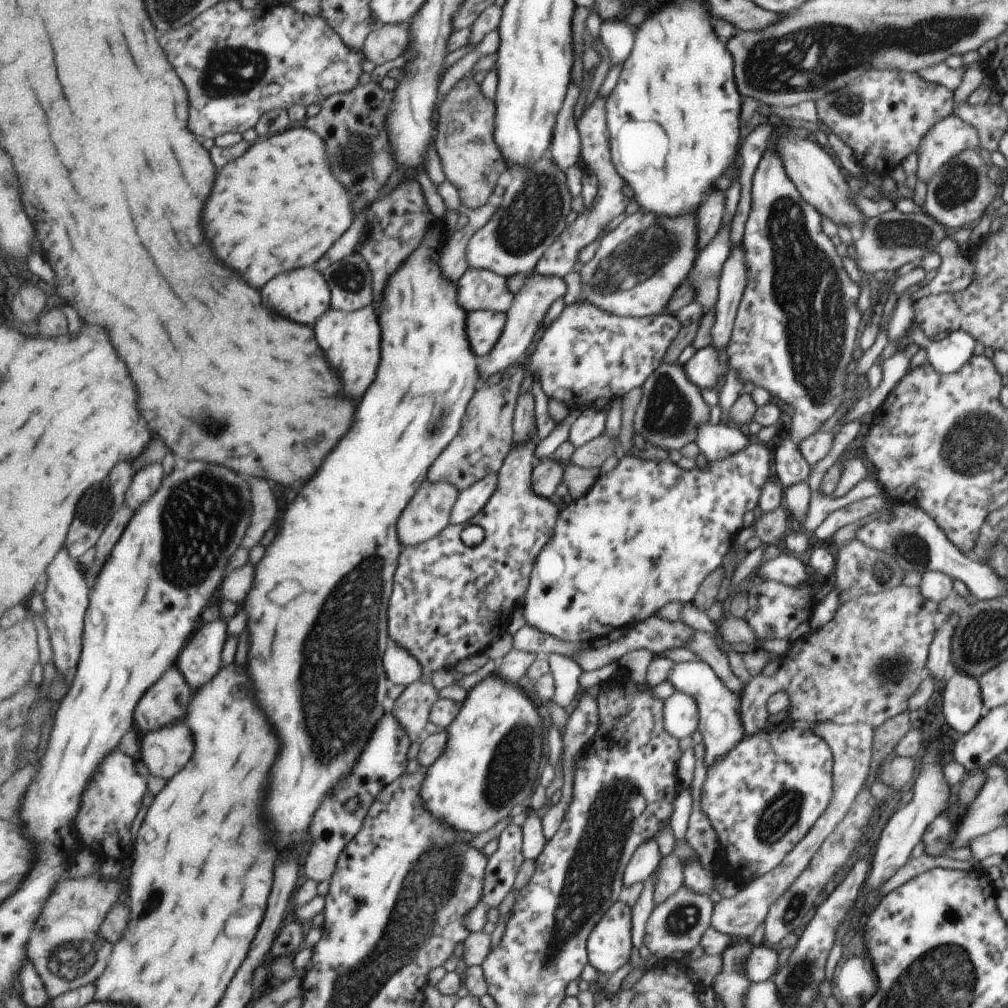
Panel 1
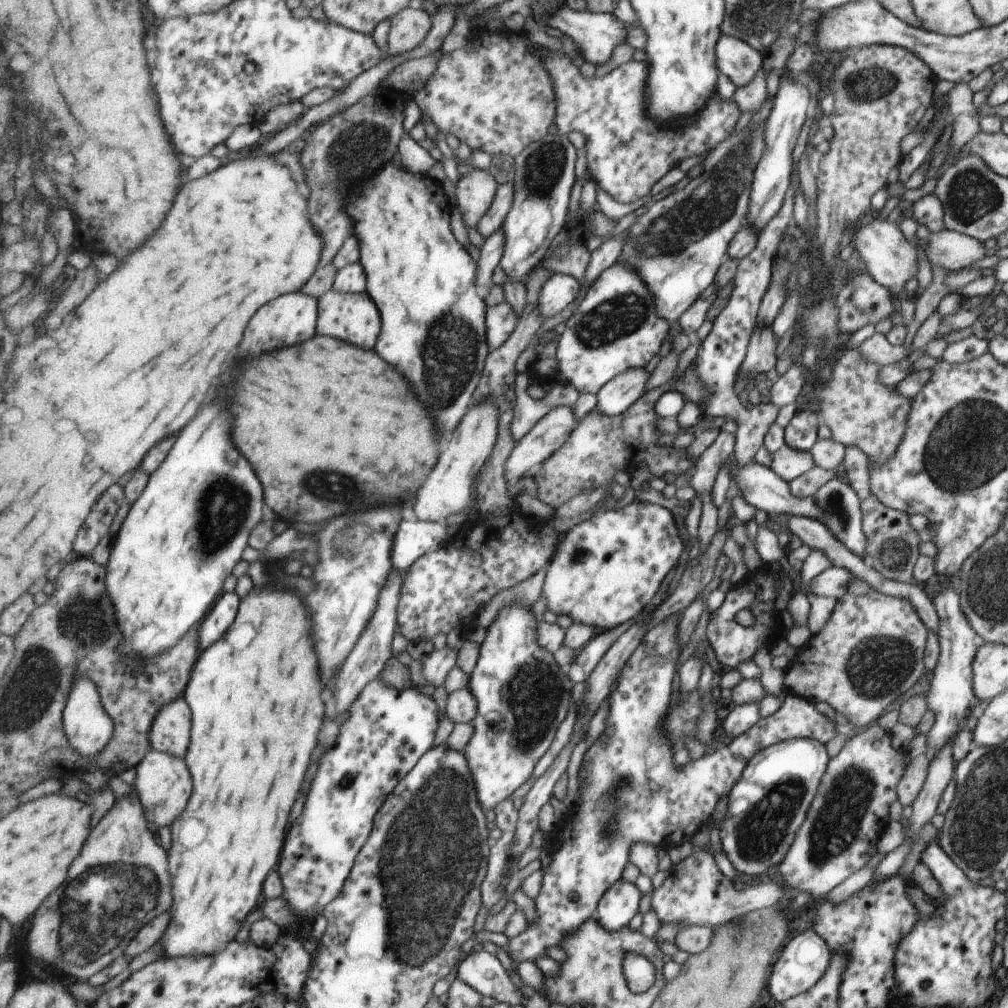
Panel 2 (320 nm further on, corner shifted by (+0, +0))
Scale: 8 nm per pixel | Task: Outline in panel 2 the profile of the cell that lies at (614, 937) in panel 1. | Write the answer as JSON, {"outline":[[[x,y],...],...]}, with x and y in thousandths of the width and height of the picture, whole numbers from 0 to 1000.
{"outline":[[[612,874],[594,895],[592,913],[605,924],[622,920],[628,908],[633,905],[634,891],[634,882],[628,876]]]}

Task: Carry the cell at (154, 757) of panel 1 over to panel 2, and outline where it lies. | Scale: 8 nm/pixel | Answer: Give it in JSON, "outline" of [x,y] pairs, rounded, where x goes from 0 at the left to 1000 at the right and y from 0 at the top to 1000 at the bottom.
{"outline":[[[151,744],[134,763],[134,778],[143,798],[146,813],[160,821],[170,819],[184,806],[191,788],[191,772],[186,756],[182,752],[174,752],[174,749]]]}

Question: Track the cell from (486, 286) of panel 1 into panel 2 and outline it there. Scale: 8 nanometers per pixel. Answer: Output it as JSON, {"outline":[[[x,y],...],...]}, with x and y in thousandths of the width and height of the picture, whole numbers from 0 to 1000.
{"outline":[[[497,225],[482,236],[477,246],[477,254],[474,260],[474,276],[472,281],[475,283],[479,292],[489,283],[487,276],[489,276],[491,266],[496,264],[501,245],[502,234],[500,226]]]}

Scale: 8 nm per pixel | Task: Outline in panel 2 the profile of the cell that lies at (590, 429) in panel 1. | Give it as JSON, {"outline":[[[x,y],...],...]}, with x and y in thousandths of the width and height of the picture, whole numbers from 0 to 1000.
{"outline":[[[640,364],[614,370],[592,390],[591,405],[604,413],[616,411],[640,389],[644,374]]]}

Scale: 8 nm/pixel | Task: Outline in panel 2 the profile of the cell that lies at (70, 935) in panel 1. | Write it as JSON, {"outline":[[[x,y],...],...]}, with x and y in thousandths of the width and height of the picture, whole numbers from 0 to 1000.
{"outline":[[[135,778],[130,780],[131,787],[127,791],[115,793],[112,800],[93,819],[82,840],[82,847],[74,852],[68,873],[63,877],[68,879],[61,879],[59,883],[55,883],[55,887],[51,887],[47,895],[43,895],[39,907],[33,913],[33,921],[29,927],[31,946],[39,952],[45,952],[47,958],[55,958],[55,962],[70,966],[70,970],[88,974],[93,966],[125,946],[129,935],[144,917],[148,917],[154,909],[160,909],[172,899],[168,849],[156,835],[156,829],[148,823],[145,804]]]}

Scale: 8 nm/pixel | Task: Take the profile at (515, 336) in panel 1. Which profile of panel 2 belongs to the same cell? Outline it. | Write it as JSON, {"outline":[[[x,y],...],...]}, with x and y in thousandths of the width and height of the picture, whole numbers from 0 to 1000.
{"outline":[[[551,271],[539,285],[536,294],[536,309],[541,315],[549,315],[557,308],[561,308],[574,292],[577,282],[569,274],[563,271]]]}

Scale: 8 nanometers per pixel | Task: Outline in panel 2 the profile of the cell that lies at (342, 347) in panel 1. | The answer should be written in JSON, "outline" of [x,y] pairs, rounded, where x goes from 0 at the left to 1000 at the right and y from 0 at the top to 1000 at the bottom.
{"outline":[[[331,286],[315,296],[316,299],[316,331],[326,331],[340,335],[352,343],[372,345],[378,331],[378,309],[364,289],[359,291],[339,291]]]}

